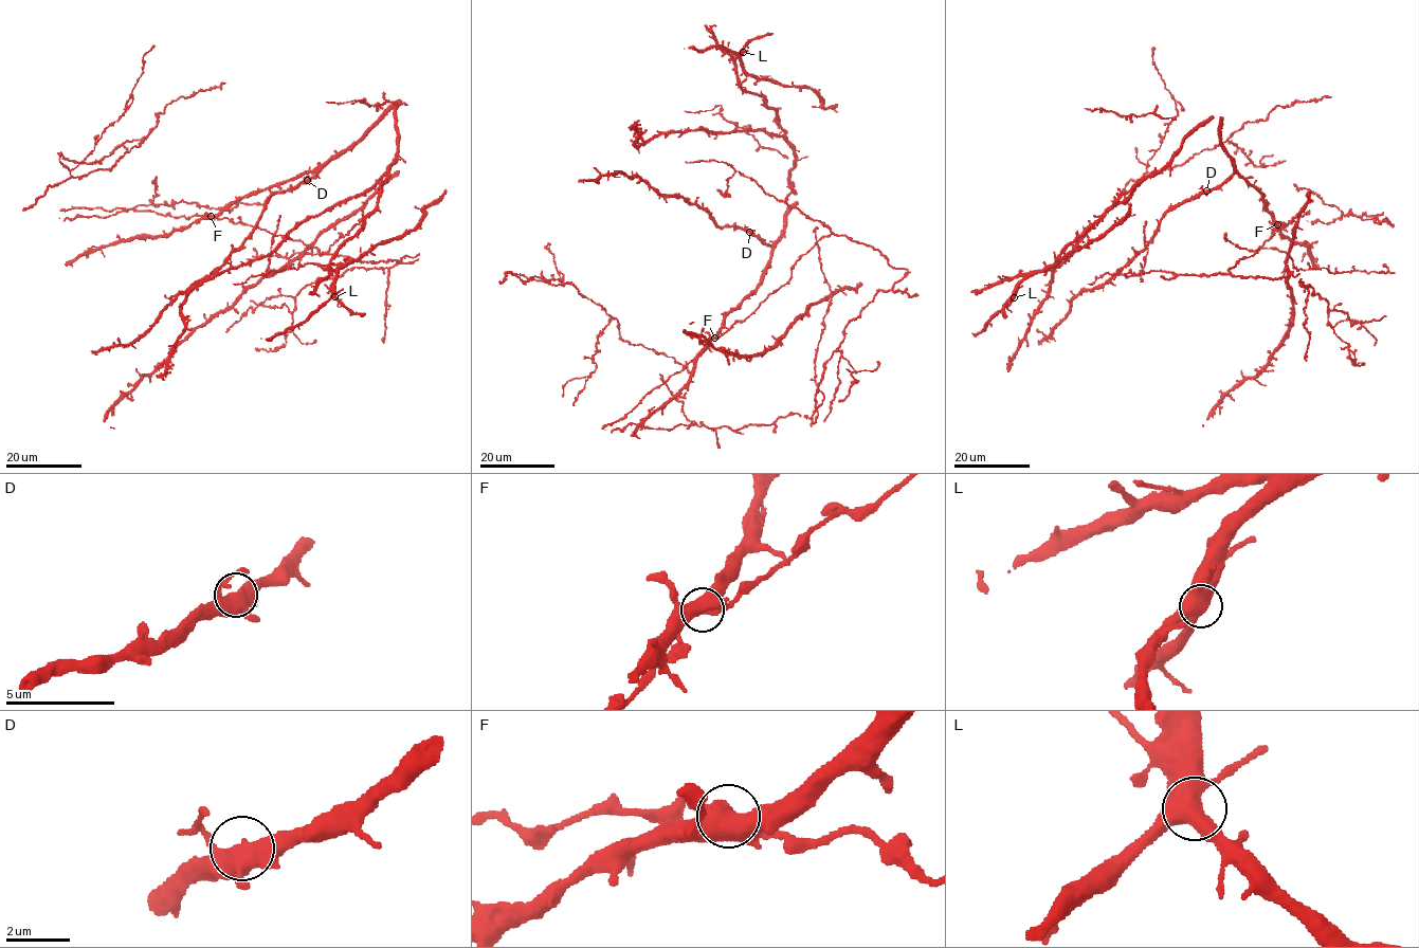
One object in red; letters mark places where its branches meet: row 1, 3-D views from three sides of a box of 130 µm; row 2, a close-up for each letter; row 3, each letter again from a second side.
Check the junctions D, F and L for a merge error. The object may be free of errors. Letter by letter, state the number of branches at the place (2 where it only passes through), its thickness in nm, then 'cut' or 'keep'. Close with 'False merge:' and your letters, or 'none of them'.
D: 4 | 460 nm | keep
F: 5 | 500 nm | keep
L: 4 | 480 nm | keep
False merge: none of them

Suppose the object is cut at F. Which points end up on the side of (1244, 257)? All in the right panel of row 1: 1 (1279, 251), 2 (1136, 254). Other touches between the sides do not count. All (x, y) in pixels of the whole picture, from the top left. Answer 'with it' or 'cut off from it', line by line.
1: cut off from it
2: cut off from it

